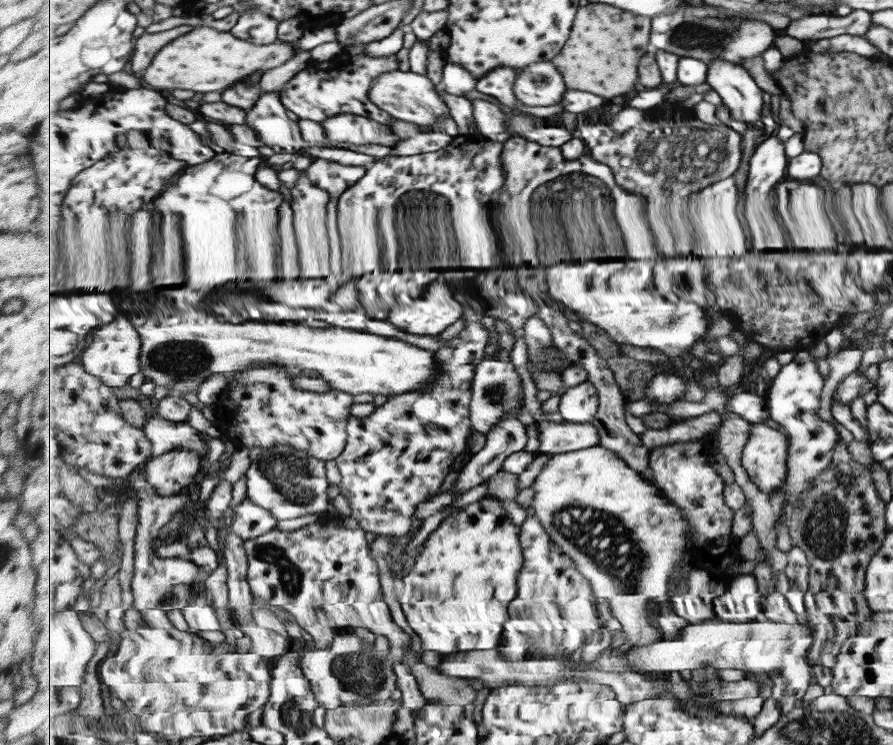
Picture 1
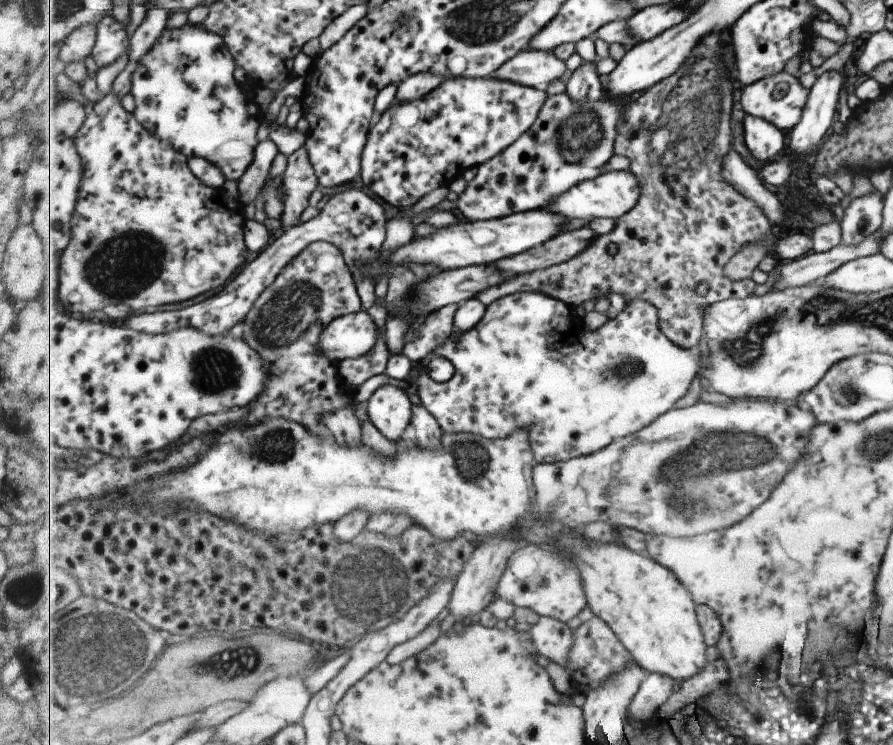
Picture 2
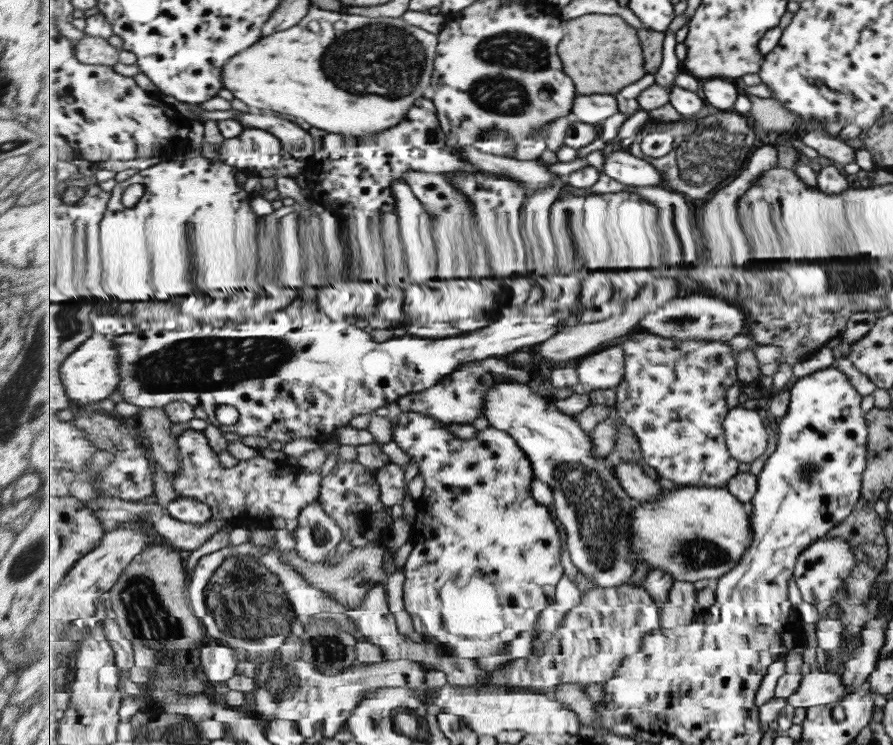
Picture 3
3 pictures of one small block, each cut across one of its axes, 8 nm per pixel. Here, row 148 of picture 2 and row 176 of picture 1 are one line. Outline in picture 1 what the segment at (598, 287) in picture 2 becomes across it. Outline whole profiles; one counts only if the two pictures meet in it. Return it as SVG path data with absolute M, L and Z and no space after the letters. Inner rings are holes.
M662 102L656 107L647 109L643 124L629 128L622 135L617 135L608 124L599 124L592 121L590 124L579 125L580 137L586 142L586 148L591 157L612 168L616 181L625 189L635 192L637 195L646 196L667 196L667 198L646 198L646 213L648 220L653 228L657 242L657 248L663 256L677 256L681 252L679 242L671 242L671 240L679 240L685 238L683 230L685 230L685 222L683 222L683 214L681 214L681 206L683 206L683 198L687 194L693 194L733 176L739 166L741 166L741 144L743 144L743 136L722 124L709 124L698 118L695 107L685 107L681 104L671 104ZM657 178L663 178L663 188L657 190L655 186L651 186L653 182L657 182Z

